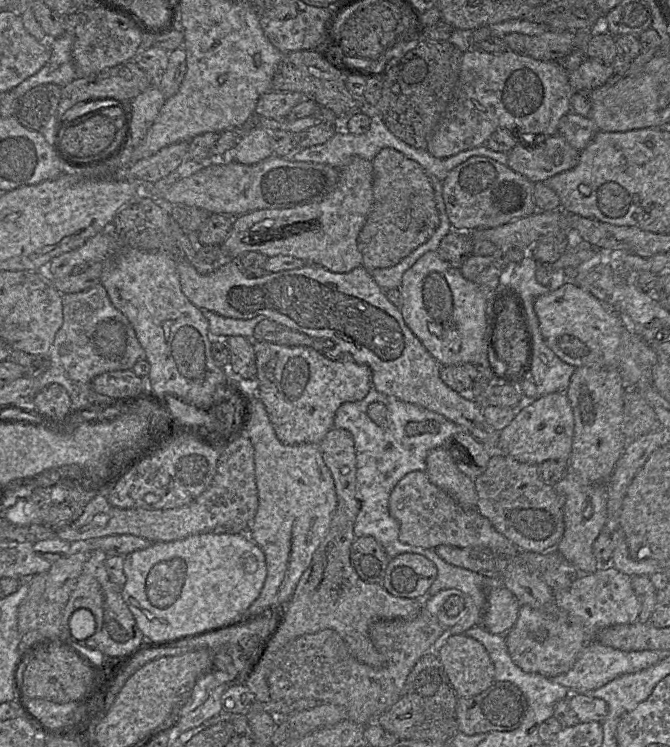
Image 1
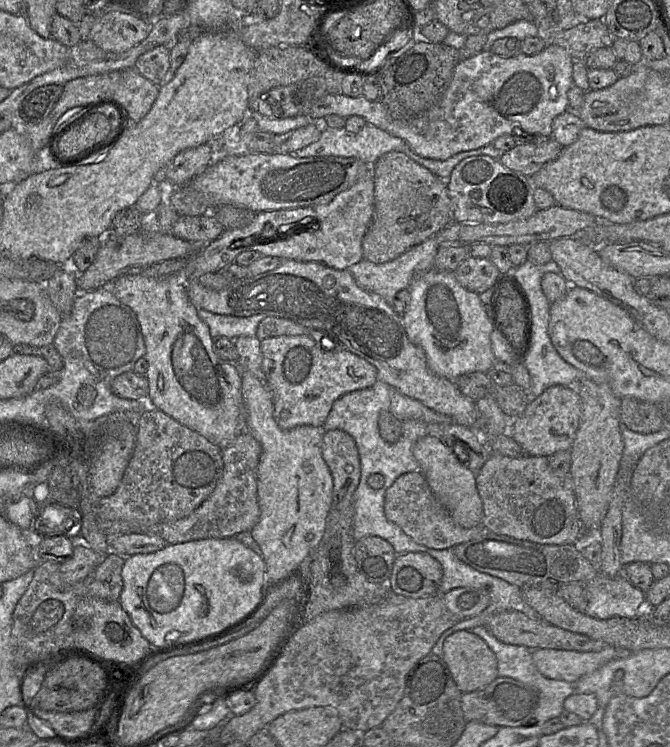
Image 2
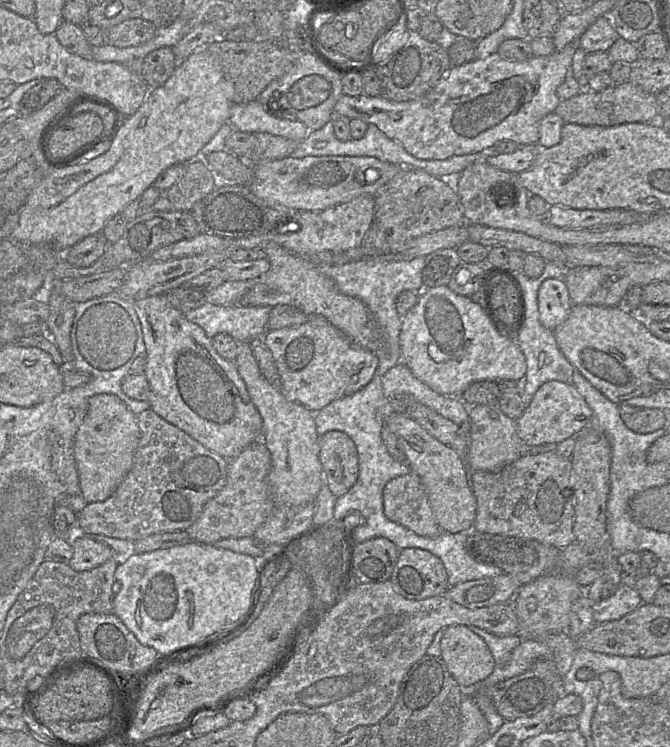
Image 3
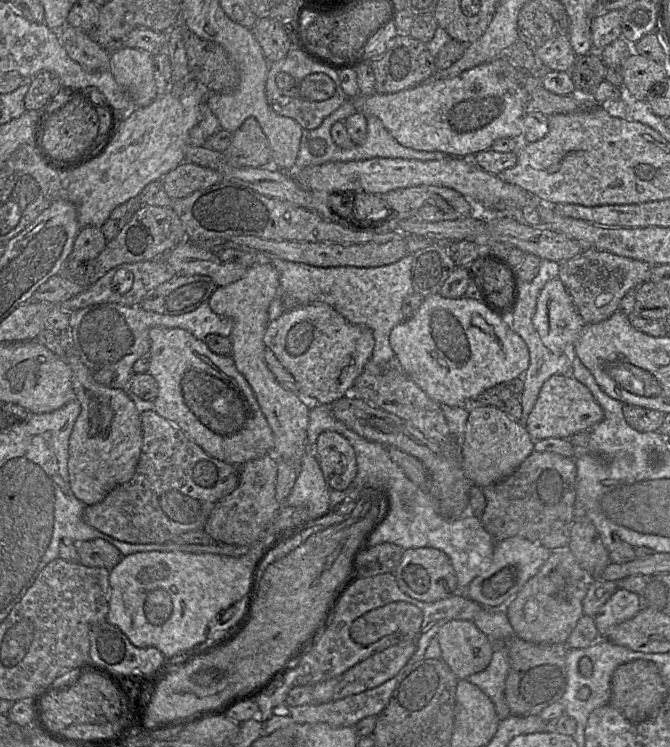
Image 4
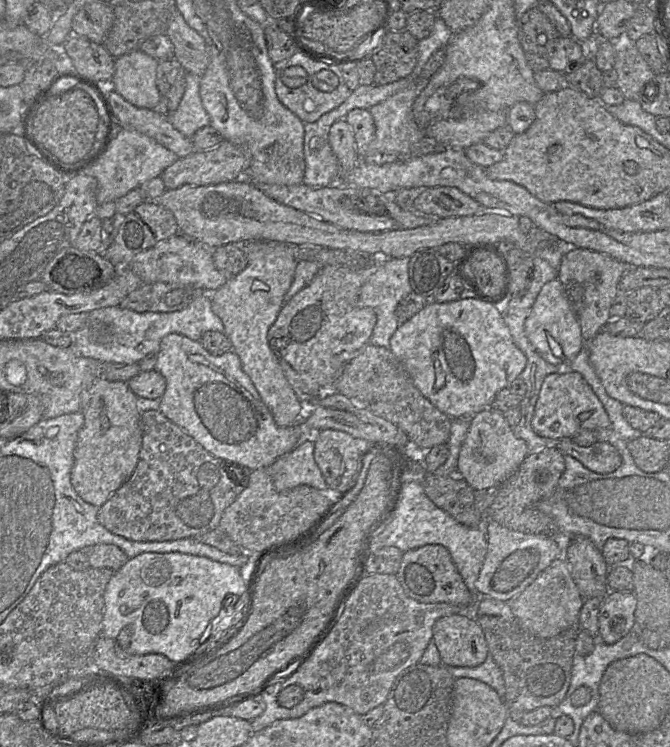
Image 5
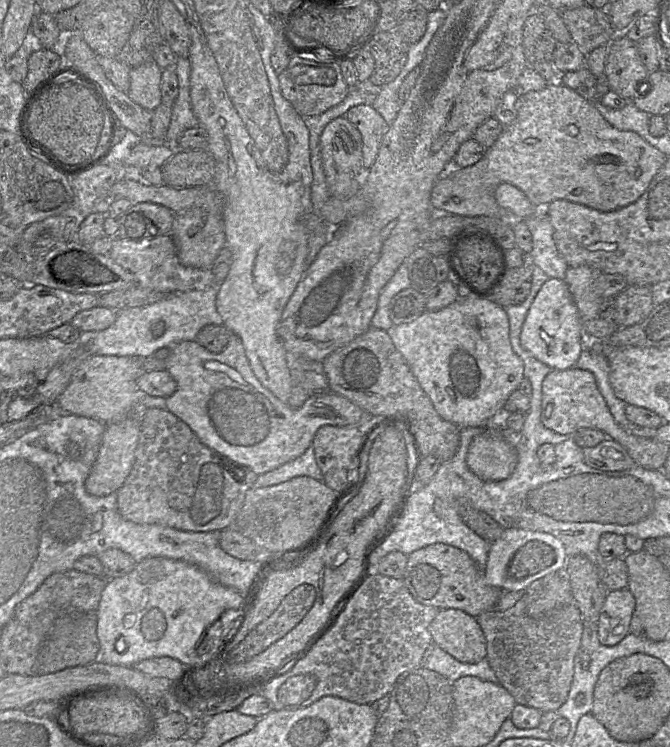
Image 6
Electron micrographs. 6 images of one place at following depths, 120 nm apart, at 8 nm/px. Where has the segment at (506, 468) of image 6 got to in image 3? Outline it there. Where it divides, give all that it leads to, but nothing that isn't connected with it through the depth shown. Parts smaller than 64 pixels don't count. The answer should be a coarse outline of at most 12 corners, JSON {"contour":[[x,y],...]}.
{"contour":[[471,405],[467,463],[498,471],[521,457],[516,420]]}

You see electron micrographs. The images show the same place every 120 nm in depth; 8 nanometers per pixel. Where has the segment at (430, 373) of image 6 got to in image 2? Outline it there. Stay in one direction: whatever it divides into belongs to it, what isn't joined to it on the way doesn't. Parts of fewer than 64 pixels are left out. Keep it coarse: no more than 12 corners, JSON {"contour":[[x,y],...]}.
{"contour":[[454,272],[408,287],[402,324],[449,380],[497,369],[529,372],[496,360],[492,319]]}

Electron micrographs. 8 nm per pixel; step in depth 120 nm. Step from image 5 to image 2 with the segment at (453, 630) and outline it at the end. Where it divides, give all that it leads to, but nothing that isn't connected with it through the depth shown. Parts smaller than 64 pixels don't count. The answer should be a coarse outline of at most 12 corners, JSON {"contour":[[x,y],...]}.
{"contour":[[471,631],[446,638],[443,660],[462,693],[498,676],[495,654]]}

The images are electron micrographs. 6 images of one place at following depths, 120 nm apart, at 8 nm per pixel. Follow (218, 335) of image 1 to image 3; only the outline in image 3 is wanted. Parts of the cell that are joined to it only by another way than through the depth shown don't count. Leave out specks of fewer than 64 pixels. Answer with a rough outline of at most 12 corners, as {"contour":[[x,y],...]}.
{"contour":[[205,303],[187,320],[213,339],[263,337],[270,306]]}

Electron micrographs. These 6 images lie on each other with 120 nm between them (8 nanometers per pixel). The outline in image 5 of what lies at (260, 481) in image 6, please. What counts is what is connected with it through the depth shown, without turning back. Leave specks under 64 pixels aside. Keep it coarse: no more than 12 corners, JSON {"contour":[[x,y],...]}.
{"contour":[[306,440],[266,468],[278,492],[328,490]]}

